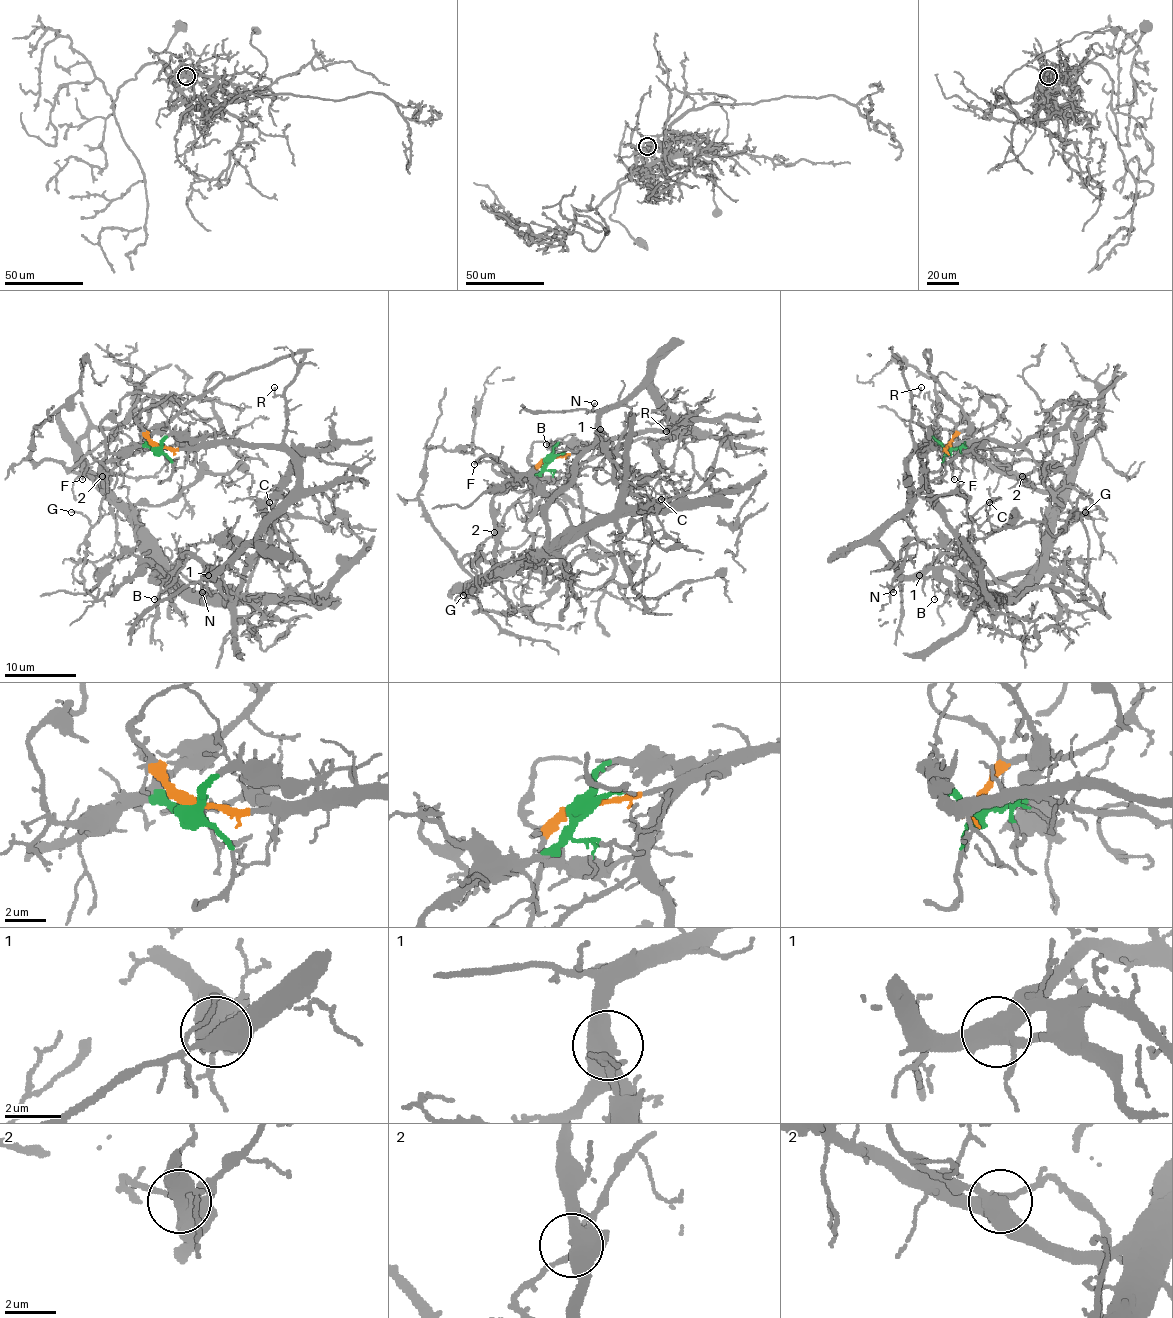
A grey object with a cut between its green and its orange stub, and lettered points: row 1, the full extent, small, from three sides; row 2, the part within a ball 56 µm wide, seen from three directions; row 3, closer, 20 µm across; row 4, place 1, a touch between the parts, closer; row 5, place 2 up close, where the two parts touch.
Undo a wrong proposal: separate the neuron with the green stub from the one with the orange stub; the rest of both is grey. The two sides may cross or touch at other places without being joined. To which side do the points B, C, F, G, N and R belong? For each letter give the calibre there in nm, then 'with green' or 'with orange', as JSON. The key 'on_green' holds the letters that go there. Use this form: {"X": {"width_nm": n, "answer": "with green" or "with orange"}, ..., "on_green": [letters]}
{"B": {"width_nm": 130, "answer": "with orange"}, "C": {"width_nm": 70, "answer": "with orange"}, "F": {"width_nm": 140, "answer": "with green"}, "G": {"width_nm": 130, "answer": "with green"}, "N": {"width_nm": 100, "answer": "with orange"}, "R": {"width_nm": 110, "answer": "with orange"}, "on_green": ["F", "G"]}

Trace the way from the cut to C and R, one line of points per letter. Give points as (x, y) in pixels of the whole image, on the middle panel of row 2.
C: (549, 458), (585, 453), (614, 438), (674, 429), (688, 419), (674, 469), (663, 478), (670, 498), (661, 500)
R: (549, 458), (585, 453), (614, 438), (672, 428), (677, 420), (672, 422), (666, 431)

